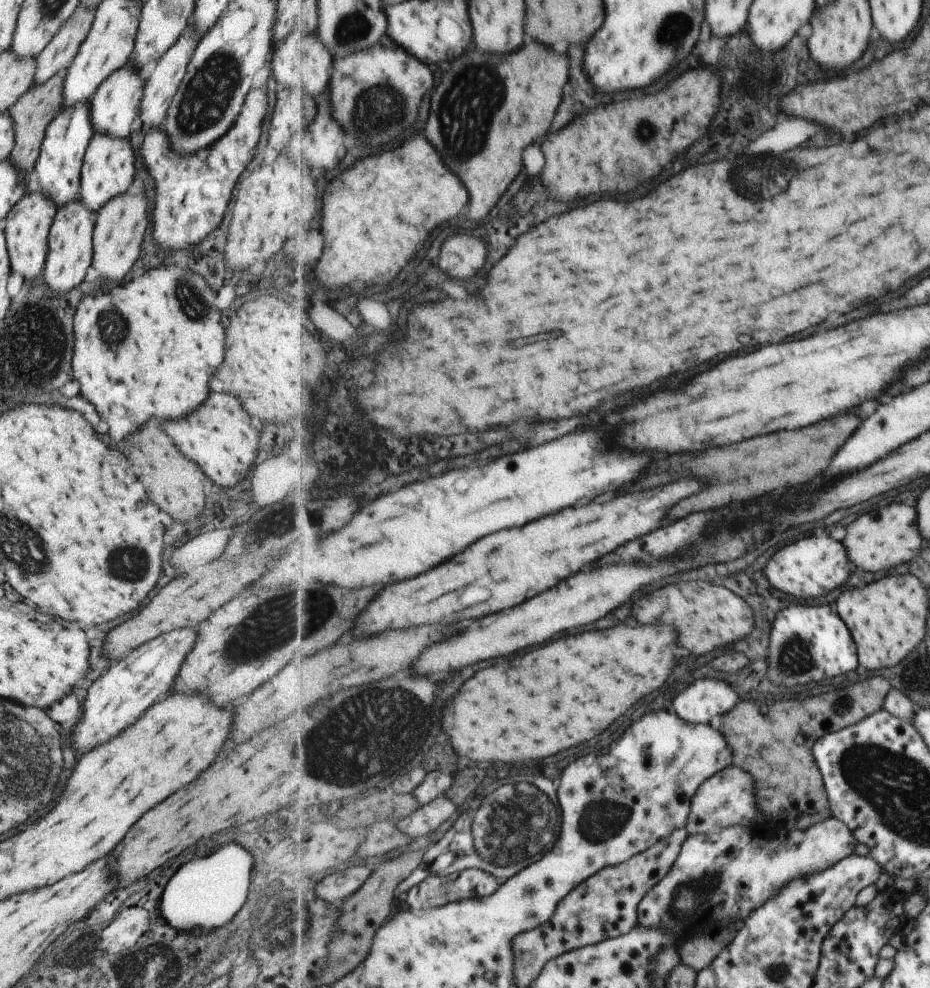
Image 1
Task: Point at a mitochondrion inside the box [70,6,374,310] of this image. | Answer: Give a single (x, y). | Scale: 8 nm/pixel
(207, 97)

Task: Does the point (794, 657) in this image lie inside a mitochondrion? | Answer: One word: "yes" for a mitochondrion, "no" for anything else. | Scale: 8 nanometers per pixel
yes

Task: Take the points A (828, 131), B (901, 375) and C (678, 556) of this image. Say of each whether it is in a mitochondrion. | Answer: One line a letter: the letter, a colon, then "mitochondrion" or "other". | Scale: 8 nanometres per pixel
A: other
B: other
C: other

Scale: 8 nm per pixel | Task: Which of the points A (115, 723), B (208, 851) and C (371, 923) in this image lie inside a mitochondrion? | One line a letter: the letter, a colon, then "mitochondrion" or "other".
A: other
B: other
C: other

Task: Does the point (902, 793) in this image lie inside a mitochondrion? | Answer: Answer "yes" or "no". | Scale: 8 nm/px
yes

